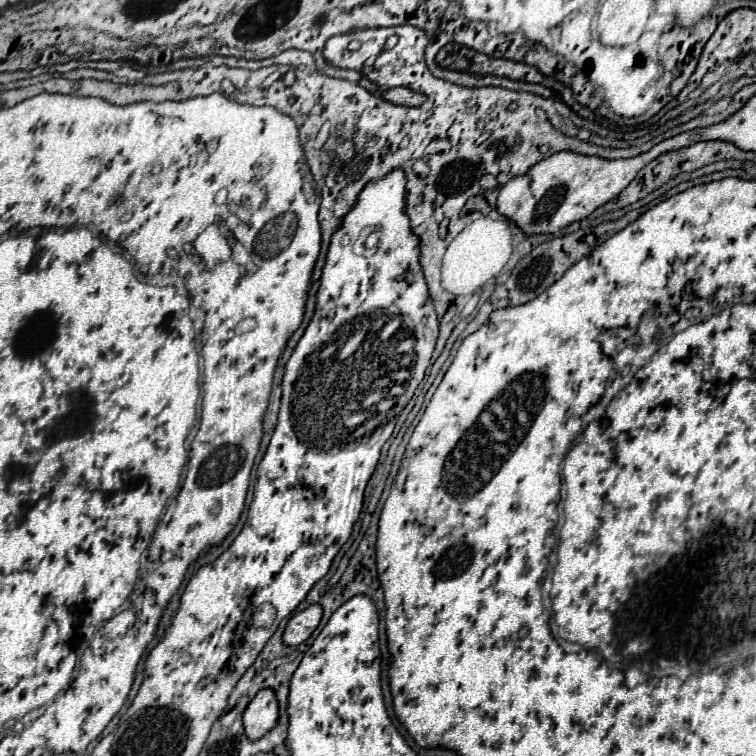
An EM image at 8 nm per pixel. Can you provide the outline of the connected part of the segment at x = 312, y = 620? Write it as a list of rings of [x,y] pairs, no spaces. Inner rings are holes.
[[[312,604],[308,606],[306,610],[294,614],[284,630],[284,636],[282,636],[282,642],[286,646],[298,646],[302,644],[304,640],[310,638],[310,634],[318,628],[320,624],[320,618],[322,618],[322,608],[318,604]]]

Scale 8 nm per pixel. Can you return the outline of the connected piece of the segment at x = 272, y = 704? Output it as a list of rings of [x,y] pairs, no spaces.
[[[270,688],[260,690],[242,716],[244,732],[250,740],[260,740],[278,722],[278,702]]]

